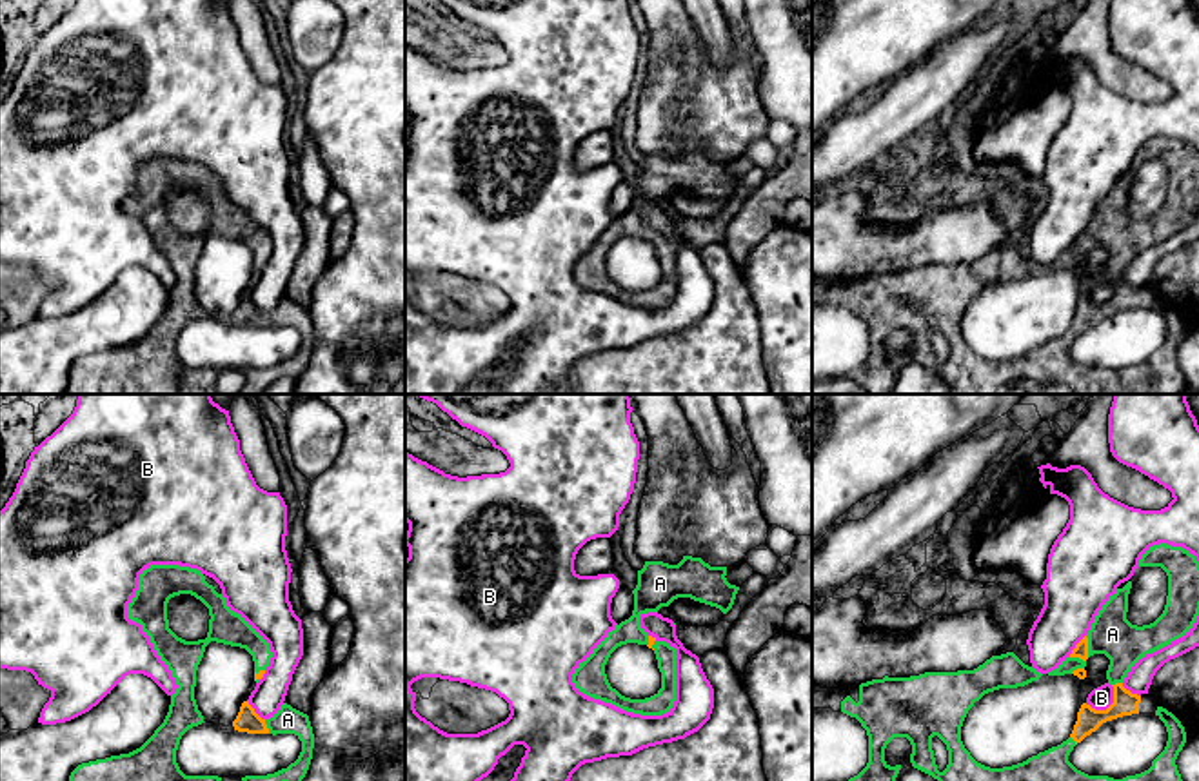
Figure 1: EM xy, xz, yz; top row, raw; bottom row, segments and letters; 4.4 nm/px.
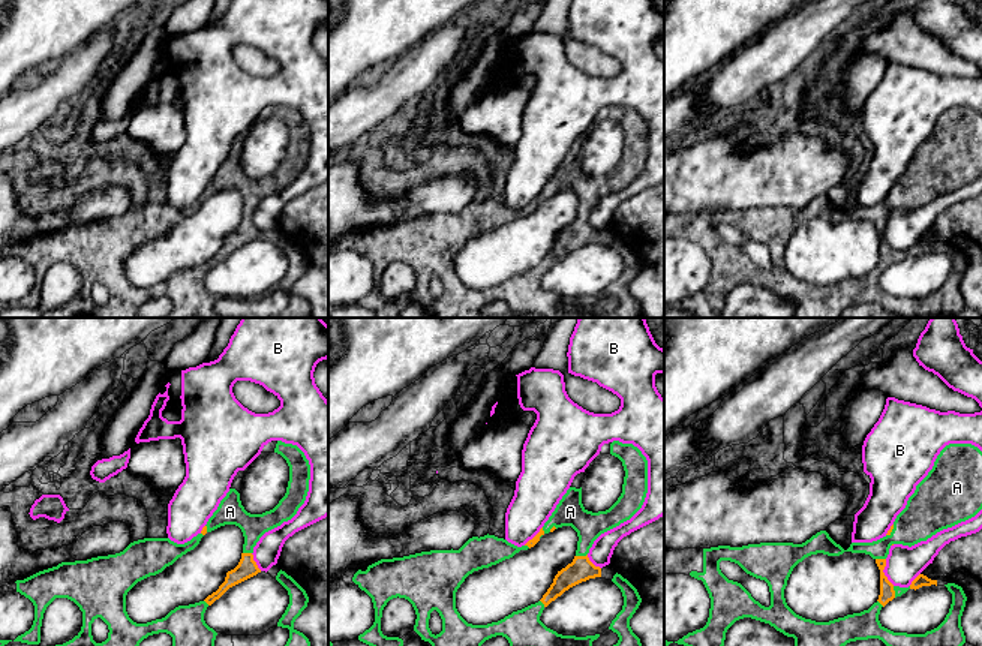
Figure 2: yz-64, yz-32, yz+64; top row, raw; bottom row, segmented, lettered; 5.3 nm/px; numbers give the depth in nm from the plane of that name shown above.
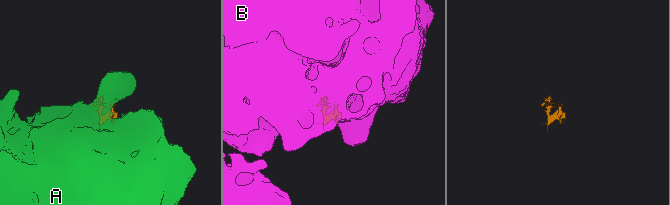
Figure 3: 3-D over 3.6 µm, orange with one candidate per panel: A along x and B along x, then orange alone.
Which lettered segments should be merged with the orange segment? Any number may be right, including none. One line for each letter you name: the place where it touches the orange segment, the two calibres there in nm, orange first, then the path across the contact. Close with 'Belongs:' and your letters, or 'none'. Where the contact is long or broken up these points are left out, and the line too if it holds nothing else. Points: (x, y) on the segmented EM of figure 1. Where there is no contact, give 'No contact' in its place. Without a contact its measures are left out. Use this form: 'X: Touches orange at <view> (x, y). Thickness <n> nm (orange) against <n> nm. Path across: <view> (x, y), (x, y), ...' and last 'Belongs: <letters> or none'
A: Touches orange at yz (1087, 647). Thickness 60 nm (orange) against 190 nm
Belongs: A

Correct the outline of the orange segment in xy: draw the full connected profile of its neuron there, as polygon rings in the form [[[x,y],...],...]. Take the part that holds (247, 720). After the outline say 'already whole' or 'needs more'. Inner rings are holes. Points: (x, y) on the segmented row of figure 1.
[[[243,701],[233,727],[247,734],[294,734],[302,741],[298,759],[287,768],[267,776],[245,776],[242,781],[302,781],[305,777],[314,748],[314,734],[307,714],[283,703],[272,717],[262,719],[249,701]]]; needs more

